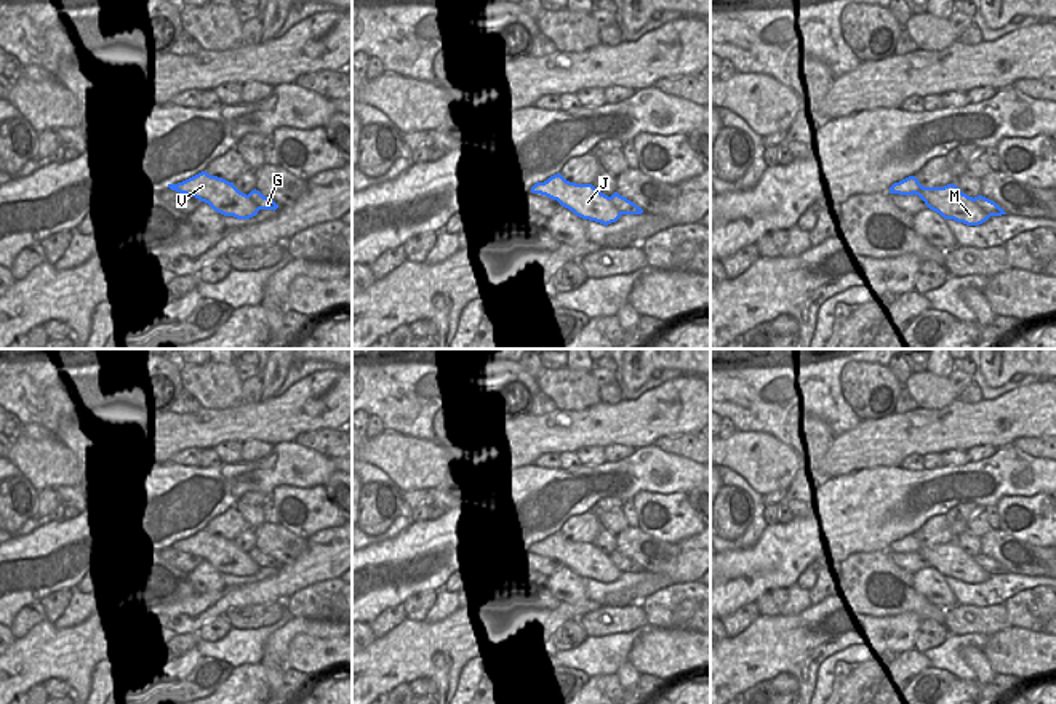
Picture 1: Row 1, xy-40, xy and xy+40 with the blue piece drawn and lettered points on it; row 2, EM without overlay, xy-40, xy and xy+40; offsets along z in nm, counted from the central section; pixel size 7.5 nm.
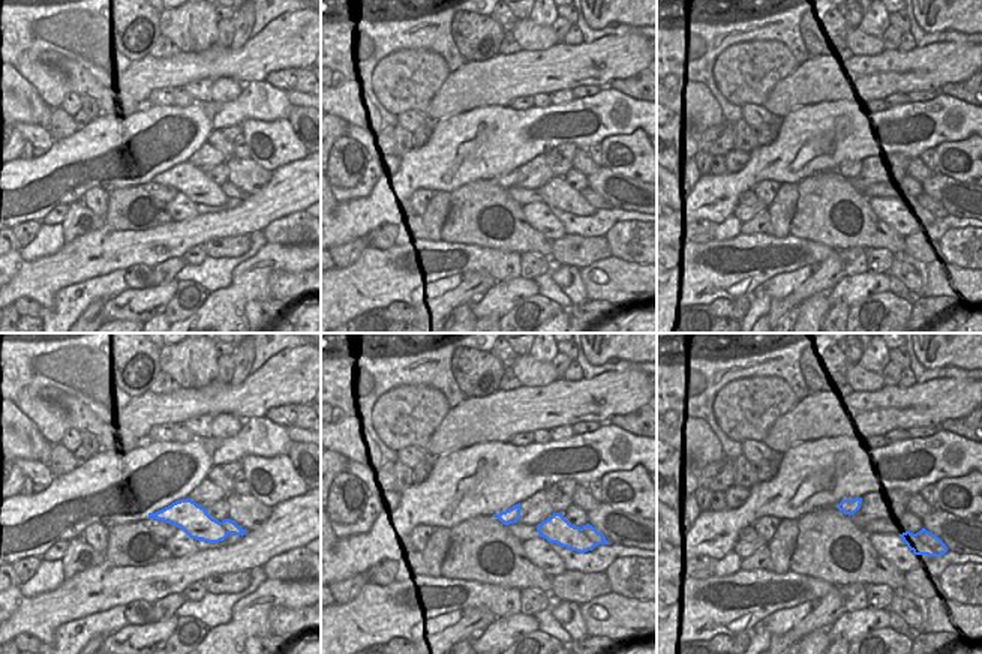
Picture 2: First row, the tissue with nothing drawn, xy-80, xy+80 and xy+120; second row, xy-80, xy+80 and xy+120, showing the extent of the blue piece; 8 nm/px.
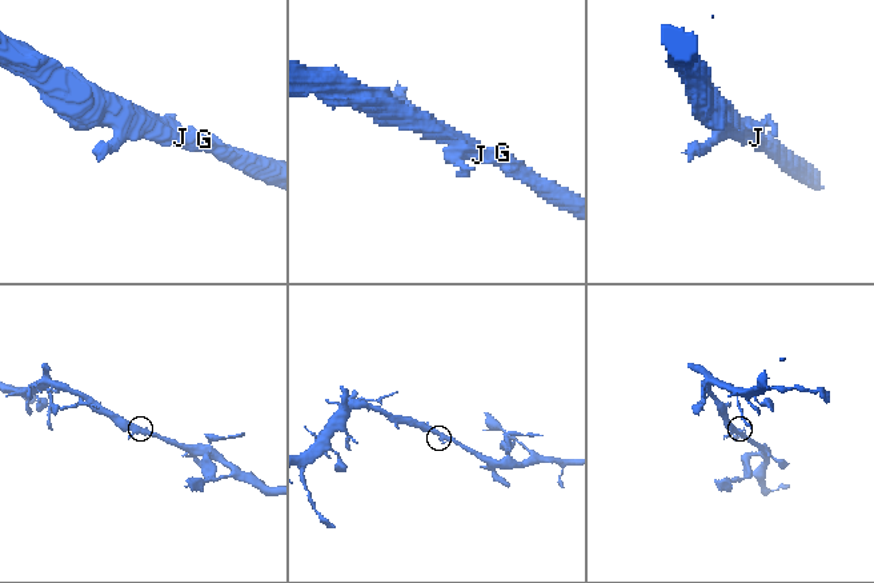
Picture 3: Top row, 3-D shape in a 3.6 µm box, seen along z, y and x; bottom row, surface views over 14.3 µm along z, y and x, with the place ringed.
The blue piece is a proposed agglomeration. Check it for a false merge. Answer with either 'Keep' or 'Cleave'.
Keep.

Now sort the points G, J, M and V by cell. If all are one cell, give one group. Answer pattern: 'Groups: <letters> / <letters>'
Groups: G J M V.

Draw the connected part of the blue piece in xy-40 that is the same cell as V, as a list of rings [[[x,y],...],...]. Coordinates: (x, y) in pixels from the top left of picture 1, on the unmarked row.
[[[202,530],[182,541],[168,542],[171,549],[192,554],[200,560],[208,562],[214,570],[237,578],[250,578],[259,568],[277,568],[278,563],[264,555],[259,549],[251,549],[248,554],[240,550],[234,541],[222,536],[211,534]]]

